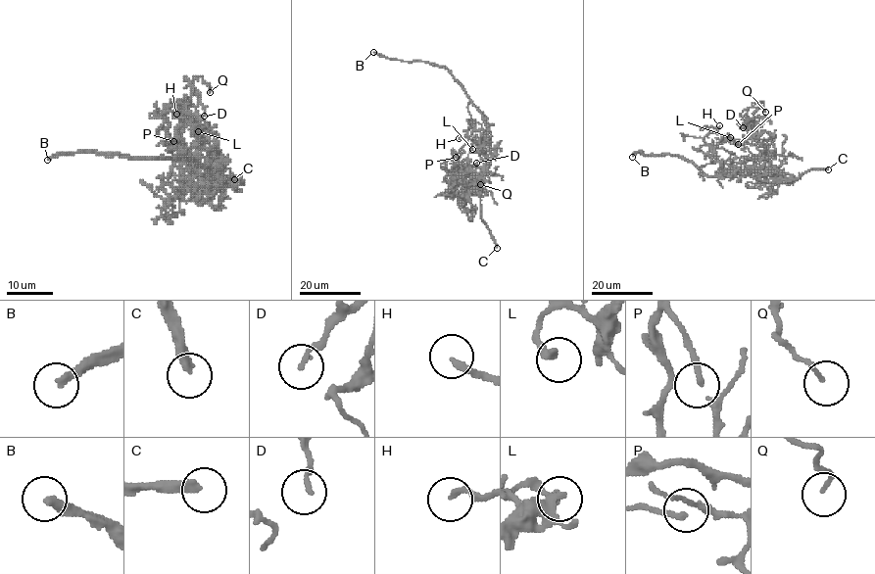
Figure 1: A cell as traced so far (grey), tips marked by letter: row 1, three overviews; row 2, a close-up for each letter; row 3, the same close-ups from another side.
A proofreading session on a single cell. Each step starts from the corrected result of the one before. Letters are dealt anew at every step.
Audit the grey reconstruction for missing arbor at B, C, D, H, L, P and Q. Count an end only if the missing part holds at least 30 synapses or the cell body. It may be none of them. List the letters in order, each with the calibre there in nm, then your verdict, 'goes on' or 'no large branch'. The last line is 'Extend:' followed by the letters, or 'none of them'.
B: 280 nm | goes on
C: 280 nm | goes on
D: 160 nm | no large branch
H: 180 nm | no large branch
L: 280 nm | no large branch
P: 120 nm | no large branch
Q: 120 nm | no large branch
Extend: B, C

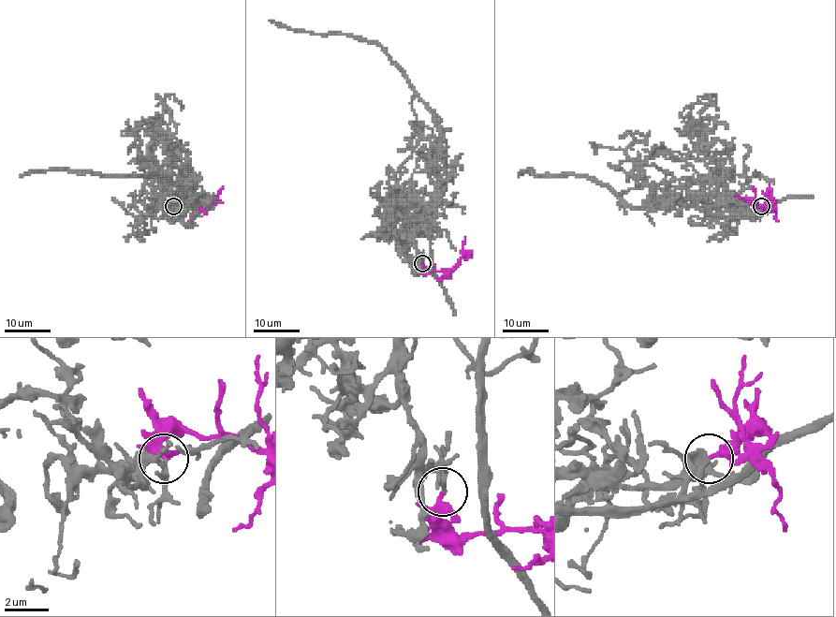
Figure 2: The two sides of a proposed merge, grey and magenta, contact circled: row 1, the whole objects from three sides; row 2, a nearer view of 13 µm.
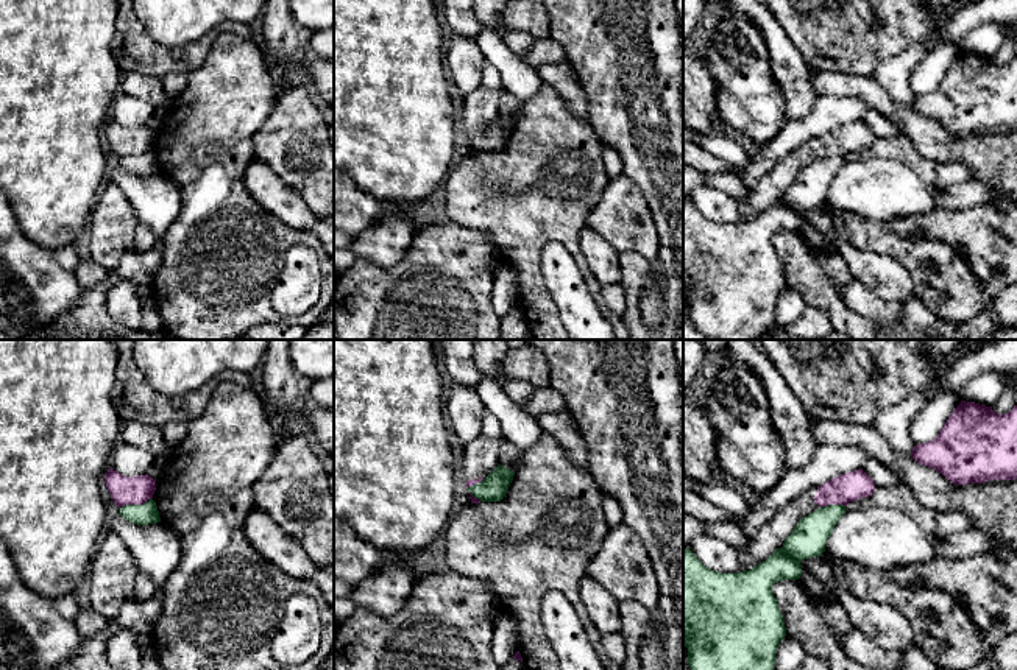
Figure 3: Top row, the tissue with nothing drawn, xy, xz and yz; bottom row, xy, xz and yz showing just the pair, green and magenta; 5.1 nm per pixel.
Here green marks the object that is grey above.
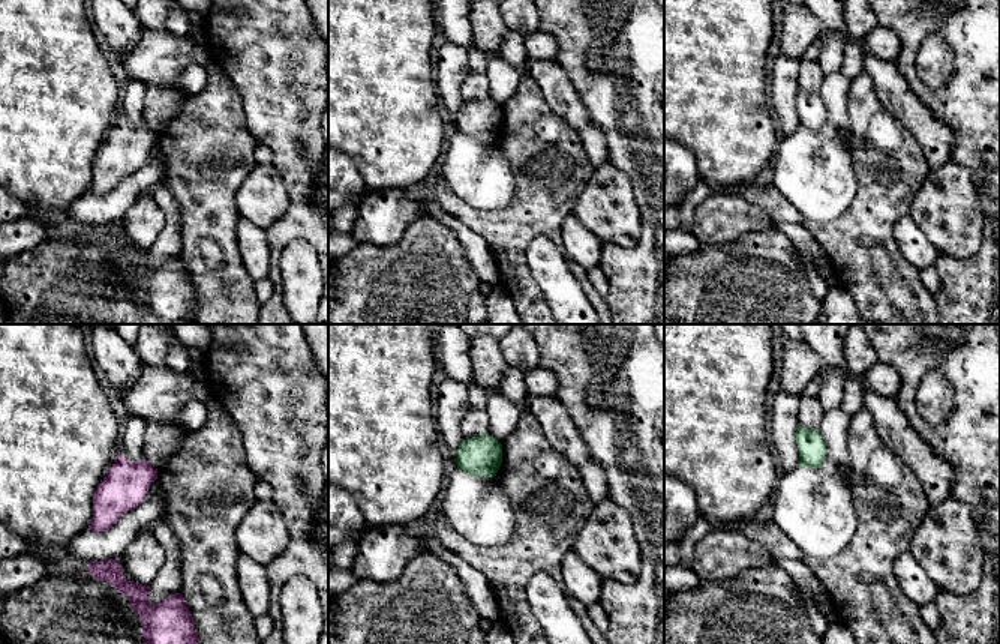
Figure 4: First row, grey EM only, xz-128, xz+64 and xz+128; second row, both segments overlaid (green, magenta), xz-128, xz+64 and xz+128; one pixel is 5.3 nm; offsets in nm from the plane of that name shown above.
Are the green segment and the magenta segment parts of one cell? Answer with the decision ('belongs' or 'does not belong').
does not belong

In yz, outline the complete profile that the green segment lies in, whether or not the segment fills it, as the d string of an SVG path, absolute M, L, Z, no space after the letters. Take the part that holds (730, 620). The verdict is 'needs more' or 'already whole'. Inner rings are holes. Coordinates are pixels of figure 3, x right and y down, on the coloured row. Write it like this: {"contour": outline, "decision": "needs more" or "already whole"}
{"contour": "M828 505L802 517L781 548L739 573L710 570L689 548L683 548L683 645L691 670L774 670L786 628L772 586L800 578L800 562L825 552L827 539L845 510L844 505Z", "decision": "already whole"}

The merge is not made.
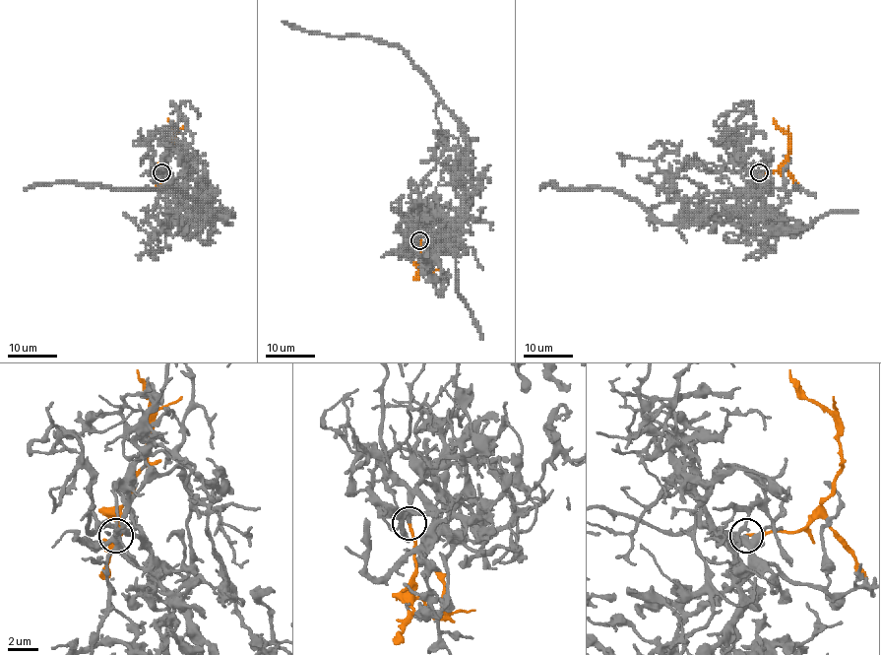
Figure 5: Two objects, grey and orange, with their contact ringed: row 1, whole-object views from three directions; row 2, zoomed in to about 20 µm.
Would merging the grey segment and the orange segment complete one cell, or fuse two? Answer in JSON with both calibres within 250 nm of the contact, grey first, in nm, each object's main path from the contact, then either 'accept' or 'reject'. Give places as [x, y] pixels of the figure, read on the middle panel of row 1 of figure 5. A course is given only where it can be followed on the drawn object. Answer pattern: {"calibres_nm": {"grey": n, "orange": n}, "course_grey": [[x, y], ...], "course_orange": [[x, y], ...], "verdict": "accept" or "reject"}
{"calibres_nm": {"grey": 240, "orange": 180}, "course_grey": [[419, 240], [440, 237], [460, 213], [468, 137], [429, 79], [397, 45], [367, 36], [317, 34], [282, 21]], "course_orange": [[419, 240], [421, 264], [429, 271], [430, 259], [426, 254]], "verdict": "accept"}

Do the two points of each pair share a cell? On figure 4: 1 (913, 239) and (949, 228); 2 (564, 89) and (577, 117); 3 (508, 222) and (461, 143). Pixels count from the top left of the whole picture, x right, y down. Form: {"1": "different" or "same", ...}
{"1": "different", "2": "same", "3": "different"}

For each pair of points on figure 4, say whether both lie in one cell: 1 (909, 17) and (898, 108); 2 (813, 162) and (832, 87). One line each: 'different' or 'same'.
1: different
2: same

